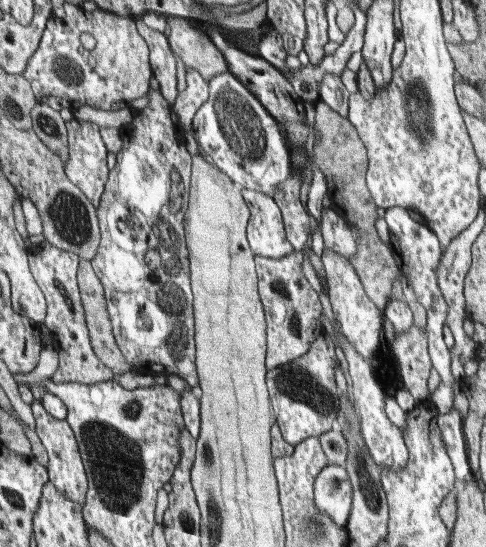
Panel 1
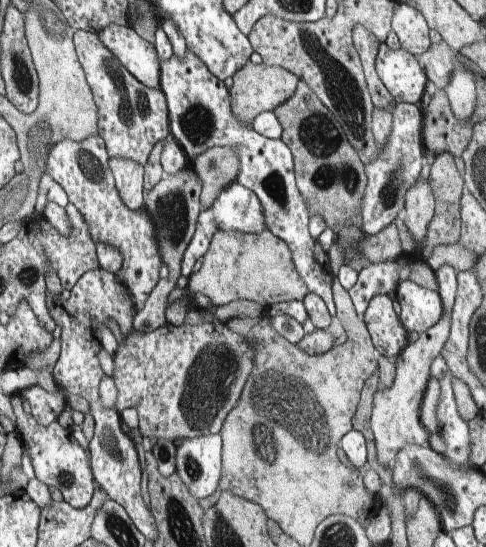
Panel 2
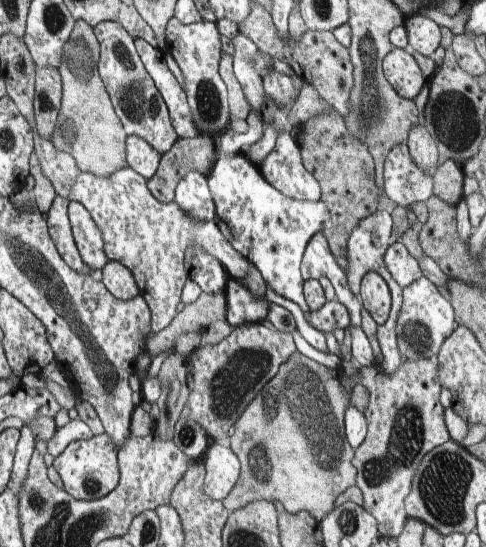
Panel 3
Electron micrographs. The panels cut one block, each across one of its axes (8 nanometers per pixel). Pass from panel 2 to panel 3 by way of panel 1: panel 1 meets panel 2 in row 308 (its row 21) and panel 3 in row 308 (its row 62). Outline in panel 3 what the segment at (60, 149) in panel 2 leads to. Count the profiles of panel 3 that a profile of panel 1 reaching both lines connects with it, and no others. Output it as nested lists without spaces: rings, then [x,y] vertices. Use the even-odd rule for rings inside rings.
[[[130,167],[120,169],[109,177],[81,172],[72,187],[70,201],[80,201],[101,227],[105,253],[110,261],[125,264],[133,271],[141,294],[152,311],[152,330],[166,328],[176,316],[180,292],[186,282],[186,254],[200,247],[213,254],[225,265],[229,276],[242,281],[248,276],[251,262],[227,237],[217,222],[199,223],[187,215],[175,201],[161,203],[149,190],[148,180]]]

